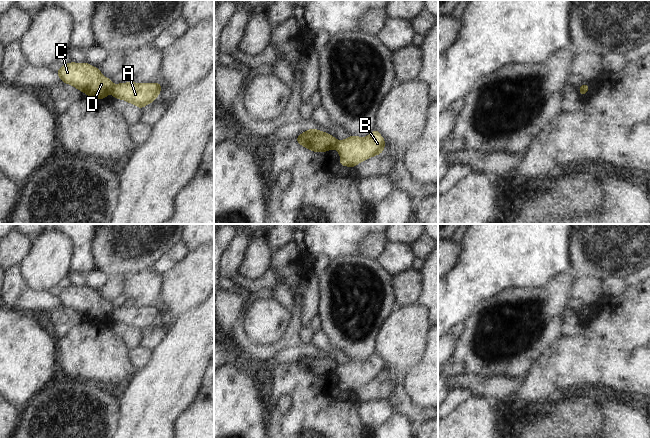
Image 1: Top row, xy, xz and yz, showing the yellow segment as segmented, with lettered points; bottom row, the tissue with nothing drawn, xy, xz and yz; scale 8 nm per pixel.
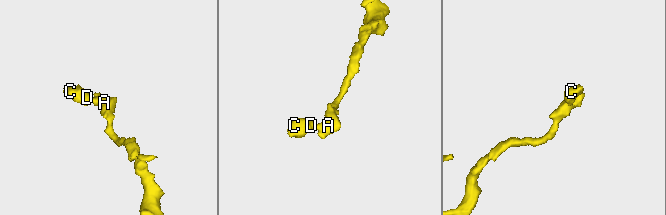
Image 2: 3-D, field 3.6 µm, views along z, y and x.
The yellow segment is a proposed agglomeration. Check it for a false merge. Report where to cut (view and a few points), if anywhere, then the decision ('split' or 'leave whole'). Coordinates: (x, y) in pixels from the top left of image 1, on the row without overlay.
cut xy (113, 309), (110, 316); split

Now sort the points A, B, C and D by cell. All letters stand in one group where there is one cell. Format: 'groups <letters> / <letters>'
groups A B / C D

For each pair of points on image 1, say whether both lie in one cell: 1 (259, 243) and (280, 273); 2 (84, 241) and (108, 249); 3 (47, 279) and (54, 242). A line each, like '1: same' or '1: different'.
1: different
2: different
3: same

